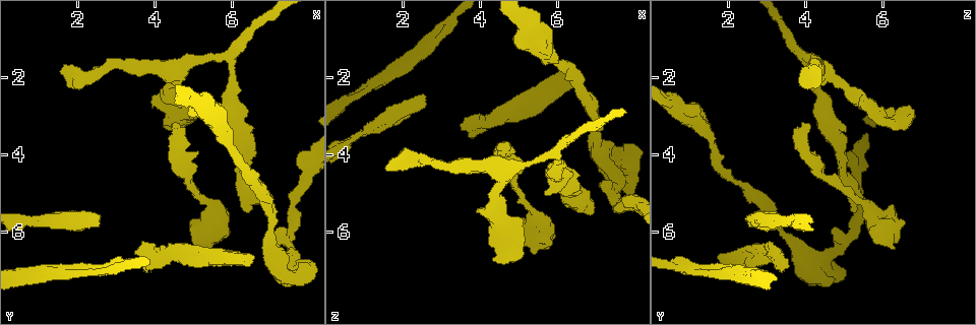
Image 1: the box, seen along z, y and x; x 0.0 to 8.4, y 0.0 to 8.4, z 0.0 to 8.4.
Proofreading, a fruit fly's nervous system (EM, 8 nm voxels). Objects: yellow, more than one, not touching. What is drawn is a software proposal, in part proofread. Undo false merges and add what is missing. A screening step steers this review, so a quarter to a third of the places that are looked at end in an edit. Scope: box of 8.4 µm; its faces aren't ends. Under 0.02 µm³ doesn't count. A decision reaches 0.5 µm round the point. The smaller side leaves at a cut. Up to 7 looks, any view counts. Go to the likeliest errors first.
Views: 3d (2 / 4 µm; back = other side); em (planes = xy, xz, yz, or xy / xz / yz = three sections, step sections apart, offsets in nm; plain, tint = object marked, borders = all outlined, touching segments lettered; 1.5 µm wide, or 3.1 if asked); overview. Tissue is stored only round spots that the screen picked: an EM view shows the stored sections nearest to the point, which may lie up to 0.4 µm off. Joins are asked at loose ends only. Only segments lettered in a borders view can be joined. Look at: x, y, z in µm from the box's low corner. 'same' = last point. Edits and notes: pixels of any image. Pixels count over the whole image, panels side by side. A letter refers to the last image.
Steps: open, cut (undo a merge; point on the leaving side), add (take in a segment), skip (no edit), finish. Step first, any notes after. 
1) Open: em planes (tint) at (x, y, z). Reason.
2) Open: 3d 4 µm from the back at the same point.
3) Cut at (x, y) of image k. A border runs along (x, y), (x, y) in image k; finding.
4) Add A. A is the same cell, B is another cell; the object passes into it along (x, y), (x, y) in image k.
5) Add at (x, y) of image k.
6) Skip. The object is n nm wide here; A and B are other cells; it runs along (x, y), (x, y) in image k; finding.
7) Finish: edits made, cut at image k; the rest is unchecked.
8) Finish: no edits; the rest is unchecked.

Open: em xz step 8 (tint) at (2.55, 5.70, 2.50). Stops while still wide.

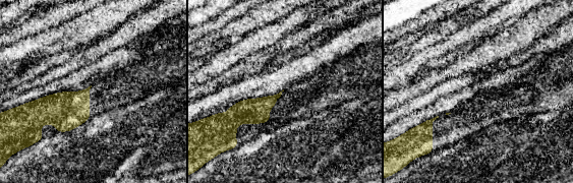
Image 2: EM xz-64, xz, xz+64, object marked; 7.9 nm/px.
Open: em planes (borders) at the same point. Another direction.

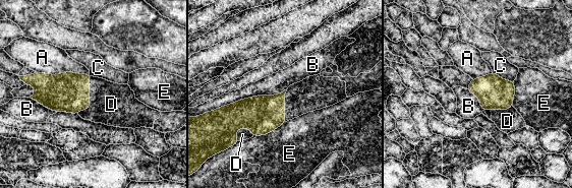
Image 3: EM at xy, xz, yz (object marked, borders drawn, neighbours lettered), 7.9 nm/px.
Add D. D is the same cell, A, B, C and E are other cells; the object passes into it along (68, 91), (89, 98), (111, 104) in image 3; the neuron continues.

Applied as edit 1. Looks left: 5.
Open: 3d 4 µm at (7.15, 5.90, 4.65). An open end.

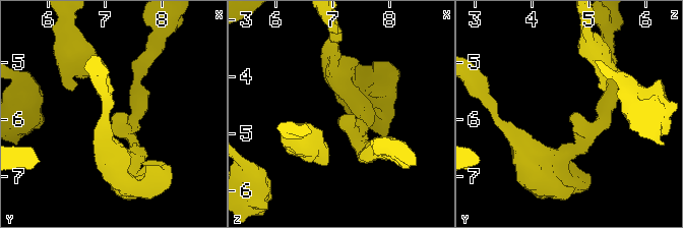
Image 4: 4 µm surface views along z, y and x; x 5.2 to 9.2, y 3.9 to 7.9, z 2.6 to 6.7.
Open: em planes (borders) at (7.20, 5.90, 4.70). The arms are 220, 260 nm wide; shape alone is not enough.

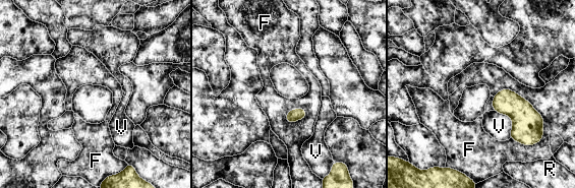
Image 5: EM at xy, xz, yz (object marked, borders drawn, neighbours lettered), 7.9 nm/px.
Skip. F, R and V are other cells; none of them fits.

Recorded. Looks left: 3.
Open: em planes (tint) at (6.55, 4.70, 2.20).

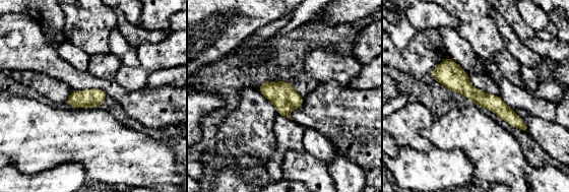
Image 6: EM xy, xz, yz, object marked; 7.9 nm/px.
Open: em planes (borders) at the same point.

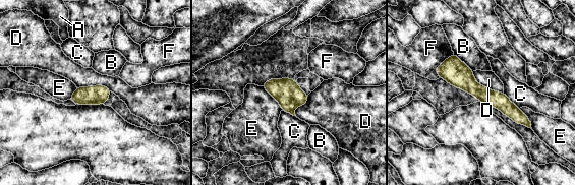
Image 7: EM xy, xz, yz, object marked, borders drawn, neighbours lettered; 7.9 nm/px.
Skip. The longest contact is with D, 300 nm; A, B, C, D, E and F are other cells; it runs along (439, 69), (453, 70), (528, 124) in image 7; all the same neuron.

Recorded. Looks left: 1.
Finish: edits made, add at image 3; the rest is unchecked.

